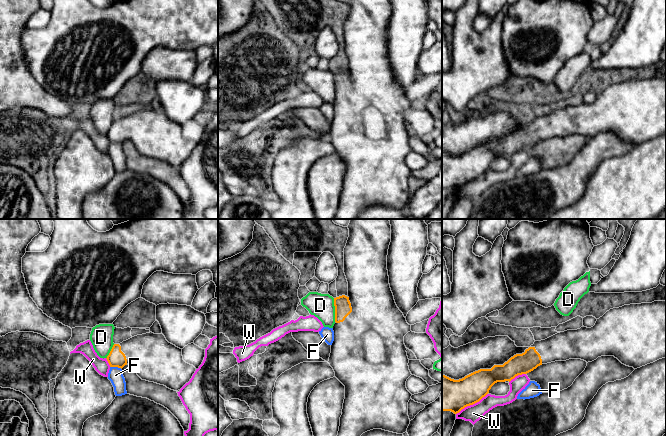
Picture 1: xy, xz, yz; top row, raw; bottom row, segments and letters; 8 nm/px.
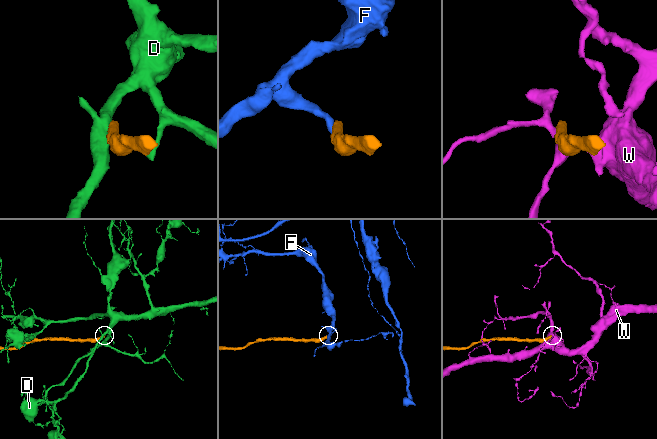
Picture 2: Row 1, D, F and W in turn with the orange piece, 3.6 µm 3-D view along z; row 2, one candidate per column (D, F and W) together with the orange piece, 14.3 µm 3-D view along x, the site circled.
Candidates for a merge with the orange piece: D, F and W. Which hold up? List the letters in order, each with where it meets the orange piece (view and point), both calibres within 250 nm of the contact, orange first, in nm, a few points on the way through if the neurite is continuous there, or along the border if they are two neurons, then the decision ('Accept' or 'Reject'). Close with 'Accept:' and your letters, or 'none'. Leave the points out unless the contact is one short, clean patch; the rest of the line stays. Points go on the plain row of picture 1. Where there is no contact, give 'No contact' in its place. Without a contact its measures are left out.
D: Touches orange at xz (335, 86). Thickness 130 nm (orange) against 190 nm. Reject
F: Touches orange at xy (116, 142). Thickness 140 nm (orange) against 120 nm. Boundary: xy (110, 142), (116, 142), (121, 145). Reject
W: Touches orange at yz (471, 180). Thickness 280 nm (orange) against 140 nm. Reject
Accept: none

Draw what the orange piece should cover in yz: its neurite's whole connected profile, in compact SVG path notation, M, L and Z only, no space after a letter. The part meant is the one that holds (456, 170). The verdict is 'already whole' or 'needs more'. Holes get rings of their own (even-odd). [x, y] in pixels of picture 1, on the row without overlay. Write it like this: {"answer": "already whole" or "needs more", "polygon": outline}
{"answer": "needs more", "polygon": "M666 77L630 80L607 87L591 104L581 103L557 109L545 116L535 117L530 123L517 123L508 112L487 113L454 124L442 125L442 187L459 189L467 182L479 178L497 158L509 159L518 151L527 150L542 140L569 135L592 138L601 132L614 132L622 140L640 144L666 133Z"}

